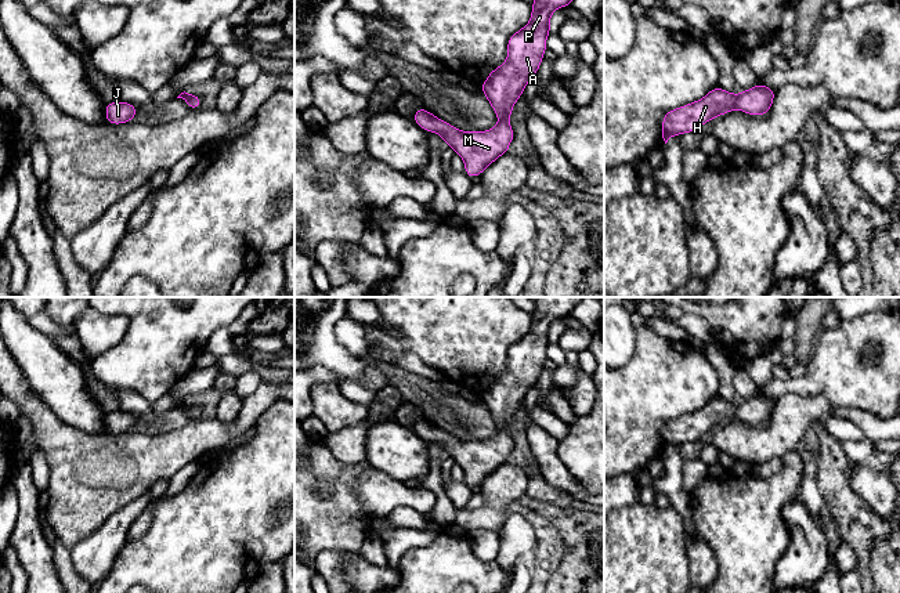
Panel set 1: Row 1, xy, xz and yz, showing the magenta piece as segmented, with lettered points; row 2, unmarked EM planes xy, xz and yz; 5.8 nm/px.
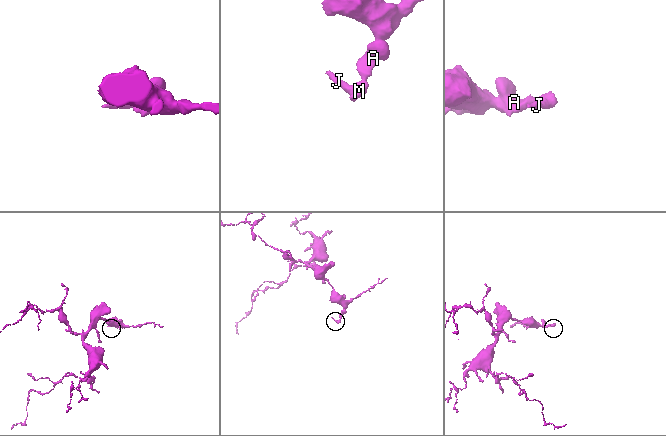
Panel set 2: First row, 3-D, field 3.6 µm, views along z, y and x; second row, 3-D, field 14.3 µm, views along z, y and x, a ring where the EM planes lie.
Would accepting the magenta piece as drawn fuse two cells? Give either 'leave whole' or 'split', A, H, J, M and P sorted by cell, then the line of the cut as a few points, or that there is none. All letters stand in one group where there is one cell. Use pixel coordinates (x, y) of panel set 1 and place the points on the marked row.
leave whole; A H J M P; no cut

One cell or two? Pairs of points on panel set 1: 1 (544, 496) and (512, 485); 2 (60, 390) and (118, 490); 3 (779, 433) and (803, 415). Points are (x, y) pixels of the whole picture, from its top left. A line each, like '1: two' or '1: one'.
1: two
2: two
3: one

